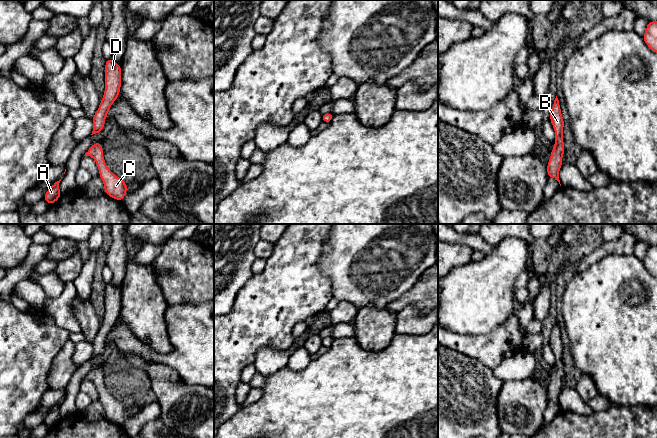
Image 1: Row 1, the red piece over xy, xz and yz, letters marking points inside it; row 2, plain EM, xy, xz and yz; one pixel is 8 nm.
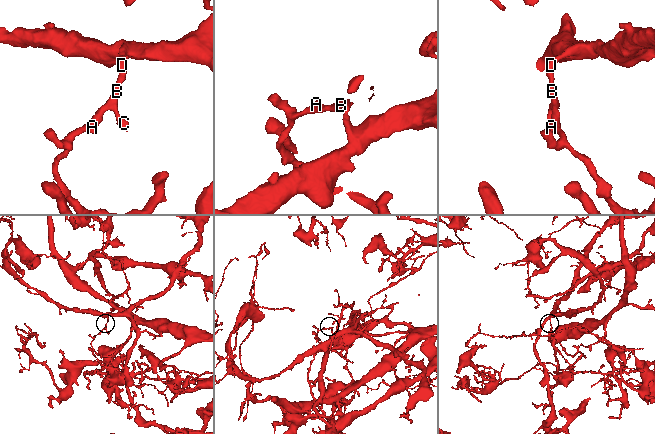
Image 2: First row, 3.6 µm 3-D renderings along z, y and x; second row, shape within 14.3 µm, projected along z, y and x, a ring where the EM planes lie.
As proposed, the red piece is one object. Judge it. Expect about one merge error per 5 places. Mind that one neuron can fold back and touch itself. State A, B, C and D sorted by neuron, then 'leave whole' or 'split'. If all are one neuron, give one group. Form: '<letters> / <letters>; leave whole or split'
A B C D; leave whole

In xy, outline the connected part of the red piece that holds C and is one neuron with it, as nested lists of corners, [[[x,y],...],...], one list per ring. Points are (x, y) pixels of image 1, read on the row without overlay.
[[[101,366],[94,367],[84,380],[90,380],[95,384],[99,394],[99,400],[104,407],[104,416],[113,423],[123,425],[127,418],[127,407],[113,398],[107,391],[103,382]]]

